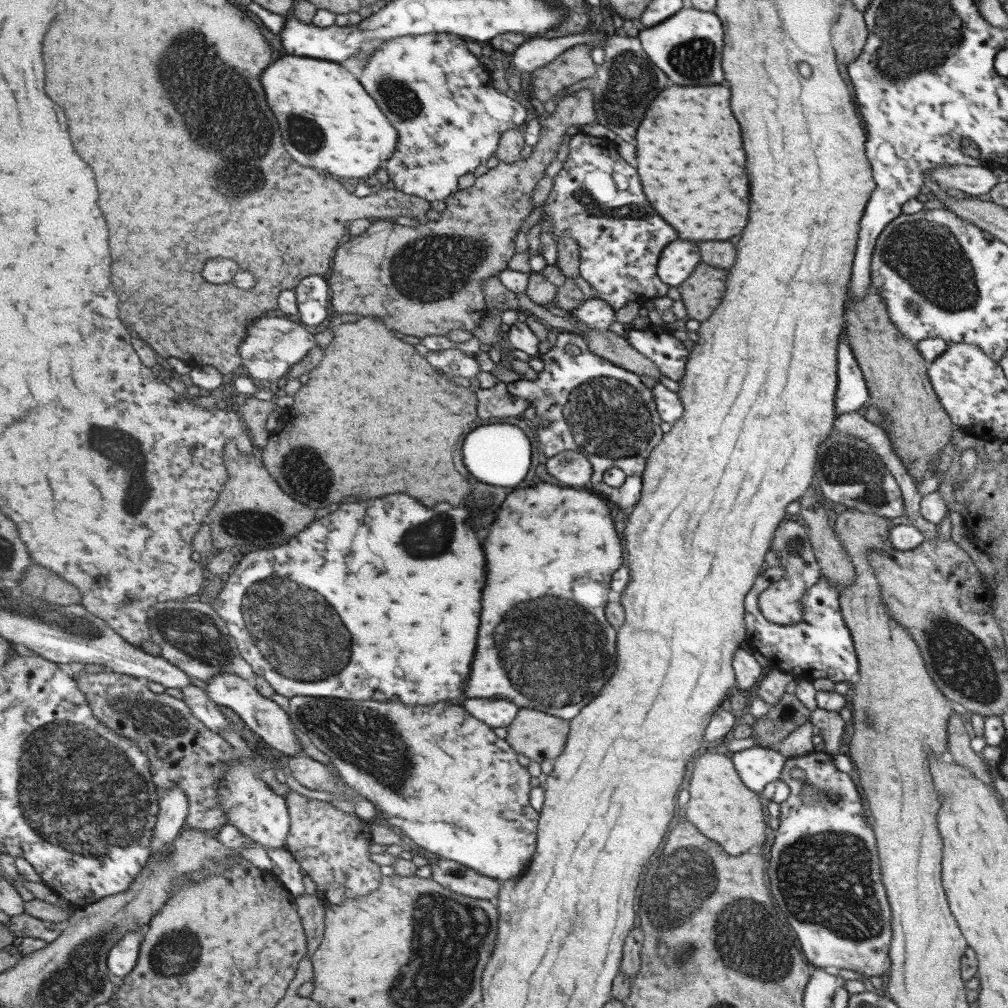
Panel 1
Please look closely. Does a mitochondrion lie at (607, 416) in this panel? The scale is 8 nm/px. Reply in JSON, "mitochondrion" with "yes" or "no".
{"mitochondrion":"yes"}

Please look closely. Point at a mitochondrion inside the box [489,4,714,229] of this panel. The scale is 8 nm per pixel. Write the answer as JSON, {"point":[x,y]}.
{"point":[630,82]}

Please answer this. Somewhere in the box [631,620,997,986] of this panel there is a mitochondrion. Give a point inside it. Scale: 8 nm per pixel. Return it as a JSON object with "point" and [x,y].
{"point":[691,868]}

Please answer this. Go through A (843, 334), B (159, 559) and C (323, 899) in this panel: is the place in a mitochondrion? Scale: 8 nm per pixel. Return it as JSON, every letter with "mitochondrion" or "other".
{"A":"other","B":"other","C":"other"}

